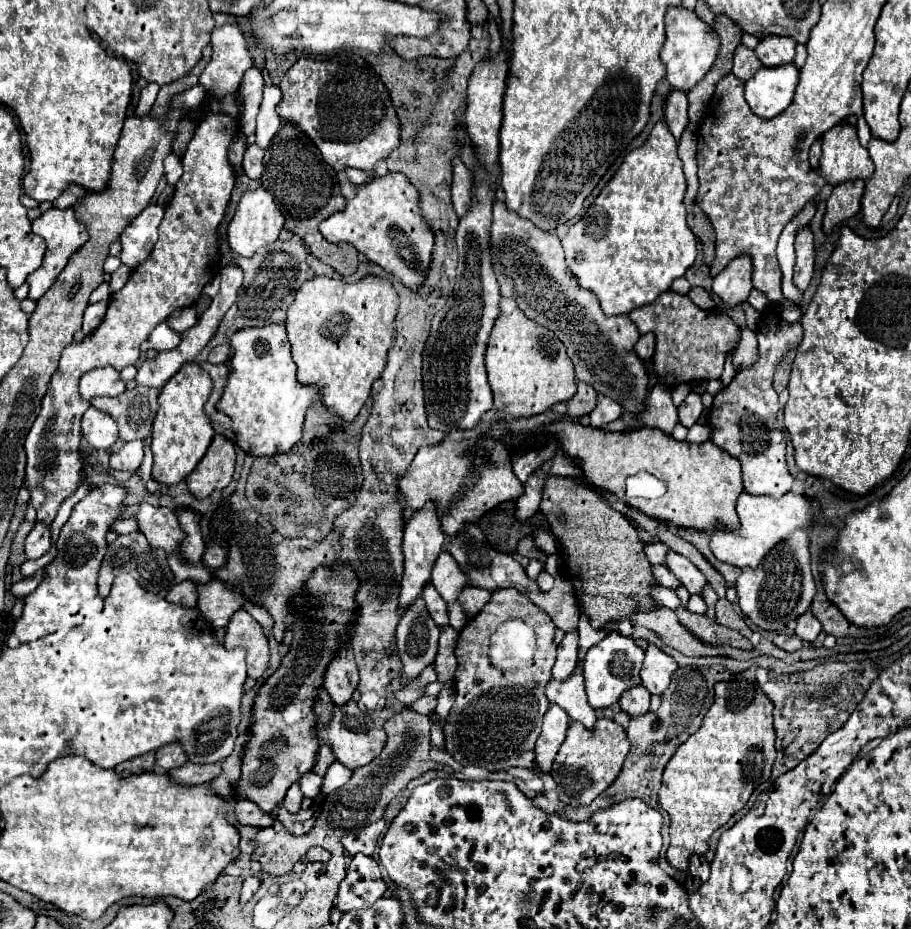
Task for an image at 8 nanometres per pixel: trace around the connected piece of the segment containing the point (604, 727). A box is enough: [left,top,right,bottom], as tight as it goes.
[550,718,630,806]

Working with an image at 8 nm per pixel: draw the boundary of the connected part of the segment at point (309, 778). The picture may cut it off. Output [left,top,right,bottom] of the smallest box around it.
[300,772,322,798]

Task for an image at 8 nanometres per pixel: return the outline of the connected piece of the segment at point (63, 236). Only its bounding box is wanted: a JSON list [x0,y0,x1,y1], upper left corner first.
[26,208,86,302]

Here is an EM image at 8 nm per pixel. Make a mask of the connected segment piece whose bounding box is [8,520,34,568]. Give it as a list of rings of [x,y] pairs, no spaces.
[[[24,520],[24,522],[20,524],[18,532],[16,532],[16,538],[14,538],[14,542],[12,542],[12,554],[10,554],[10,560],[8,560],[8,564],[10,564],[12,568],[20,566],[20,564],[26,560],[26,556],[24,556],[24,540],[26,540],[28,532],[32,530],[32,526],[34,526],[34,524],[30,524],[30,522]]]

